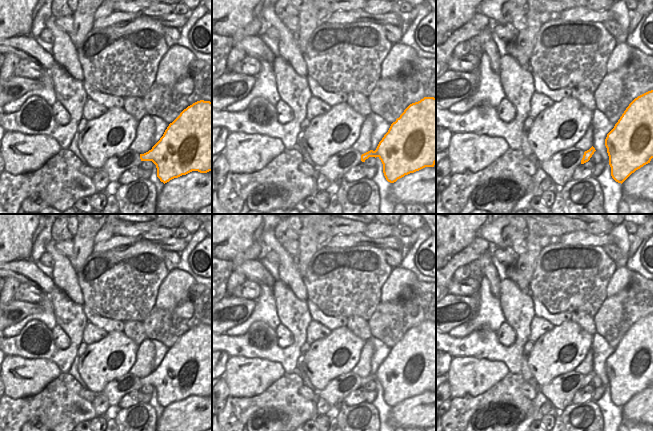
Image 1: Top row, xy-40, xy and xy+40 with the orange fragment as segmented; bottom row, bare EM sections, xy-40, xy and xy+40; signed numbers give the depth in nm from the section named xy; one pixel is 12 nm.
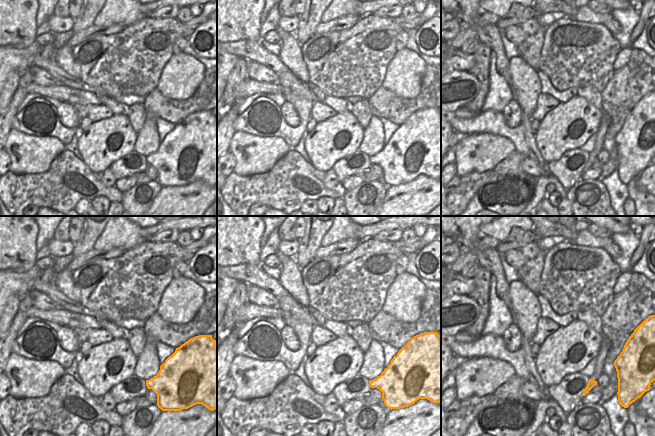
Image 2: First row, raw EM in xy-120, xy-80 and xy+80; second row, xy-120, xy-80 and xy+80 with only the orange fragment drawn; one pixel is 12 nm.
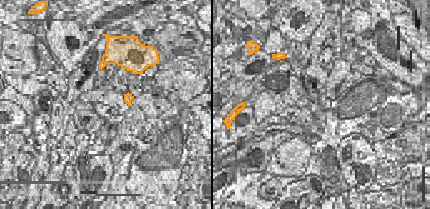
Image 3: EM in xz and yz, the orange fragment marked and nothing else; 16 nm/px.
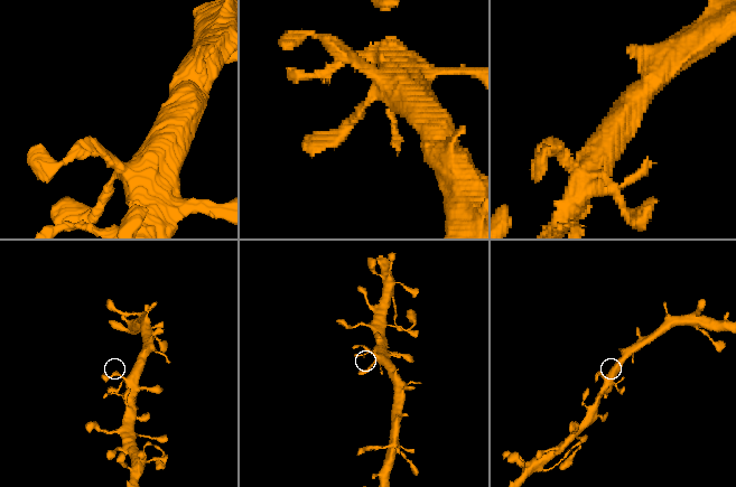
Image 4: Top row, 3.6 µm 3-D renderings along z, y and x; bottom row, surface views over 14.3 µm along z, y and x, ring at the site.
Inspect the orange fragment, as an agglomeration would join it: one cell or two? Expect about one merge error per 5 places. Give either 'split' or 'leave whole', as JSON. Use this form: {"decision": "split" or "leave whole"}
{"decision": "leave whole"}

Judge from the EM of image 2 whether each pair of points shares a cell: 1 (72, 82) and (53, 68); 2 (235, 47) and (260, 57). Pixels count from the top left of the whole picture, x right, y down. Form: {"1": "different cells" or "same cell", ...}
{"1": "same cell", "2": "same cell"}

